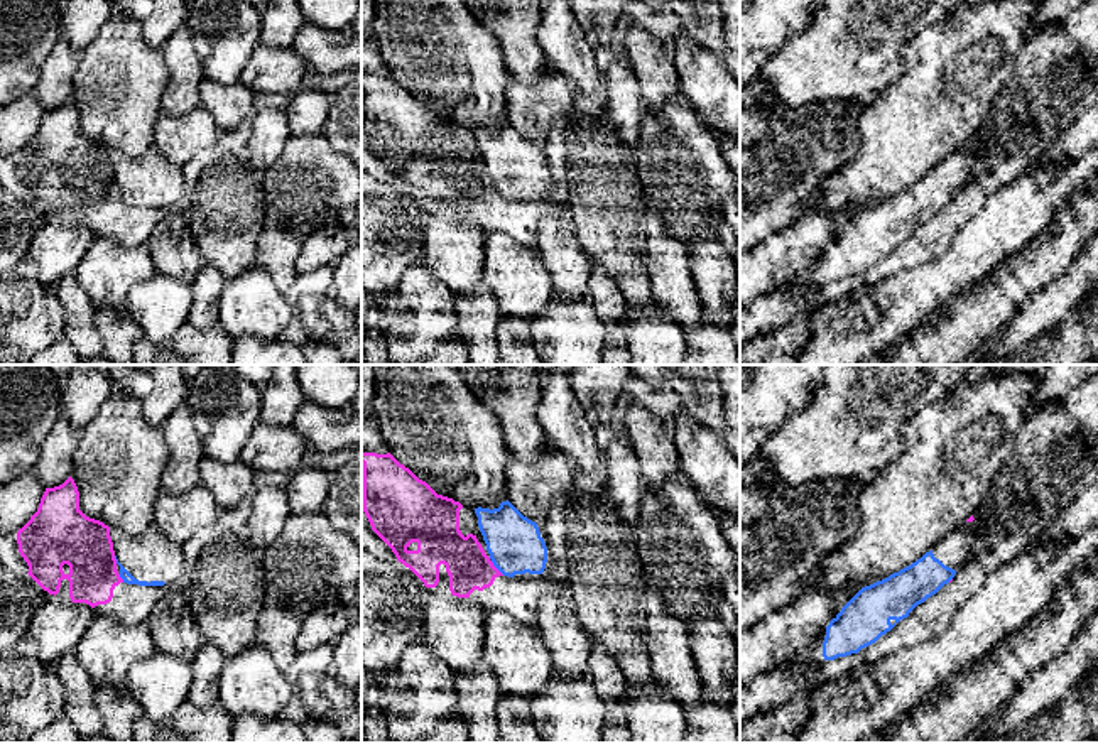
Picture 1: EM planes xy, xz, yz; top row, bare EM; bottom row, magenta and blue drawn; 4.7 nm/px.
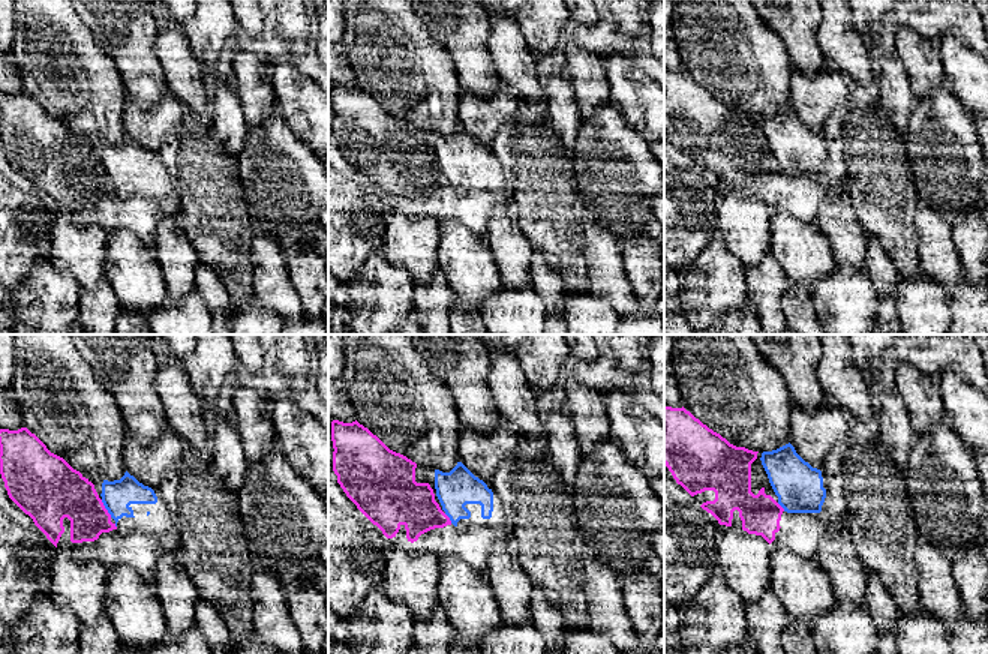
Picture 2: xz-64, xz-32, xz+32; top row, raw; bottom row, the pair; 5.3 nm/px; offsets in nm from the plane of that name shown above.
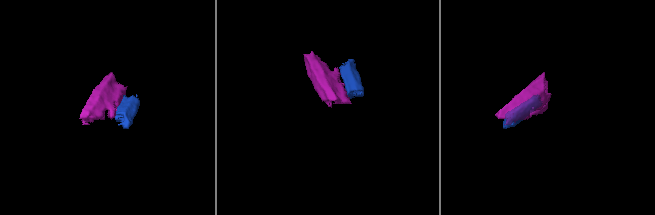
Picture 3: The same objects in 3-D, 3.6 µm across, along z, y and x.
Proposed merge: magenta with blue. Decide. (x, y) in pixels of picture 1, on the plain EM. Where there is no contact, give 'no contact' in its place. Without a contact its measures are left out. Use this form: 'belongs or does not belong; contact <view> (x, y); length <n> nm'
does not belong; contact xz (495, 189); length 100 nm

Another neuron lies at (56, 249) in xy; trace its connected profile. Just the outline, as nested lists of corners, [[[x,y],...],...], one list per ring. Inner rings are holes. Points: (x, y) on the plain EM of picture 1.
[[[49,216],[34,233],[29,253],[39,270],[39,280],[52,289],[68,272],[76,270],[93,241],[86,225],[63,225]]]

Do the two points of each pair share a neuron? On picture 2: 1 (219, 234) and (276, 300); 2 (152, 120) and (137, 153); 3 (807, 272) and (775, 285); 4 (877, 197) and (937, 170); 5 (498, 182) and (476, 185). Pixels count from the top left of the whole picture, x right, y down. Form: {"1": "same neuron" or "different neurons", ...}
{"1": "different neurons", "2": "different neurons", "3": "different neurons", "4": "different neurons", "5": "same neuron"}

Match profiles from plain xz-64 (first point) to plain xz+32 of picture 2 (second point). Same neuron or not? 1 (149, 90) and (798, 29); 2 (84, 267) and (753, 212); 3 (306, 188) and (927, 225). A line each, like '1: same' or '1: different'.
1: same
2: same
3: different

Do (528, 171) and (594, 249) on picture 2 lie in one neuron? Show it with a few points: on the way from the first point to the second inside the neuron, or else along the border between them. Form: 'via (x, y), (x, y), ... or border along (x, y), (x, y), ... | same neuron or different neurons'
border along (585, 219), (583, 260), (588, 273) | different neurons

